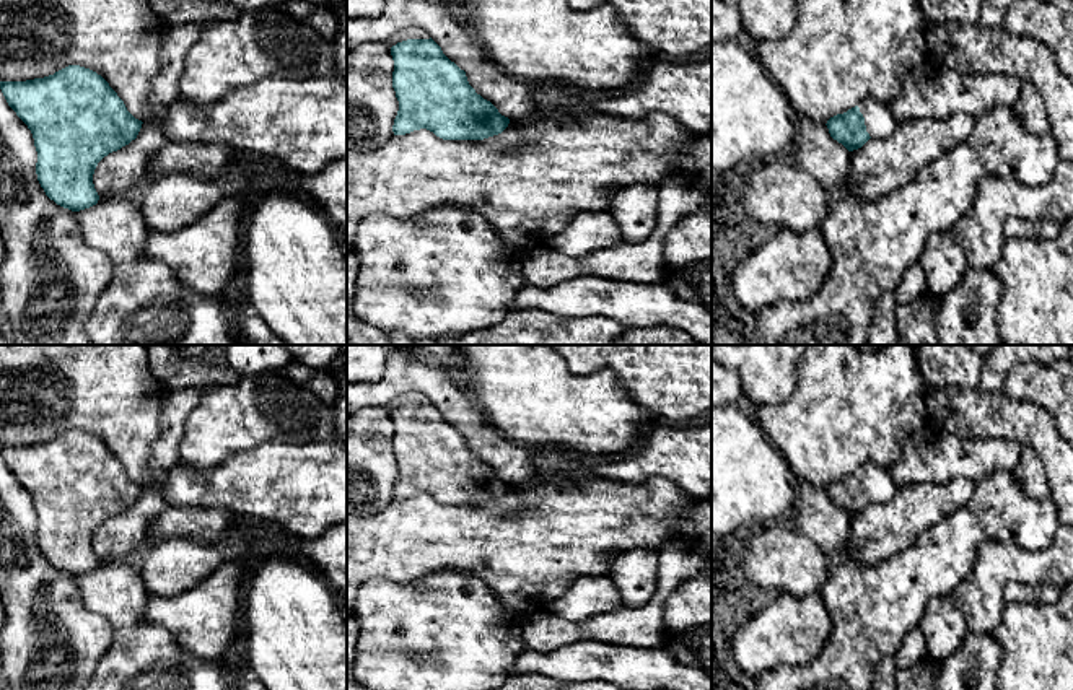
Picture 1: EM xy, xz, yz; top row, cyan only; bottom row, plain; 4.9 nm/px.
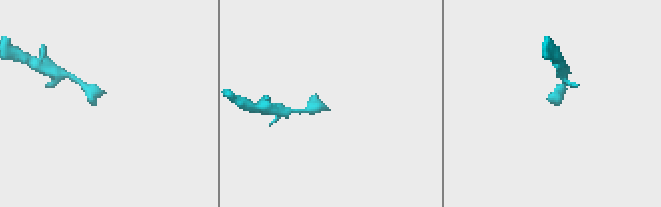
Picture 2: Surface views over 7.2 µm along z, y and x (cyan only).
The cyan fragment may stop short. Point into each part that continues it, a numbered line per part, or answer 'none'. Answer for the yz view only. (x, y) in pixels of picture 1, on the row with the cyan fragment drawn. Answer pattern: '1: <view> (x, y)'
1: yz (878, 119)

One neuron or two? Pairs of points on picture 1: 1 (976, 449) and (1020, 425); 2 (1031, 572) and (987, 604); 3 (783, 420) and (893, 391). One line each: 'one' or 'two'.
1: two
2: one
3: one

